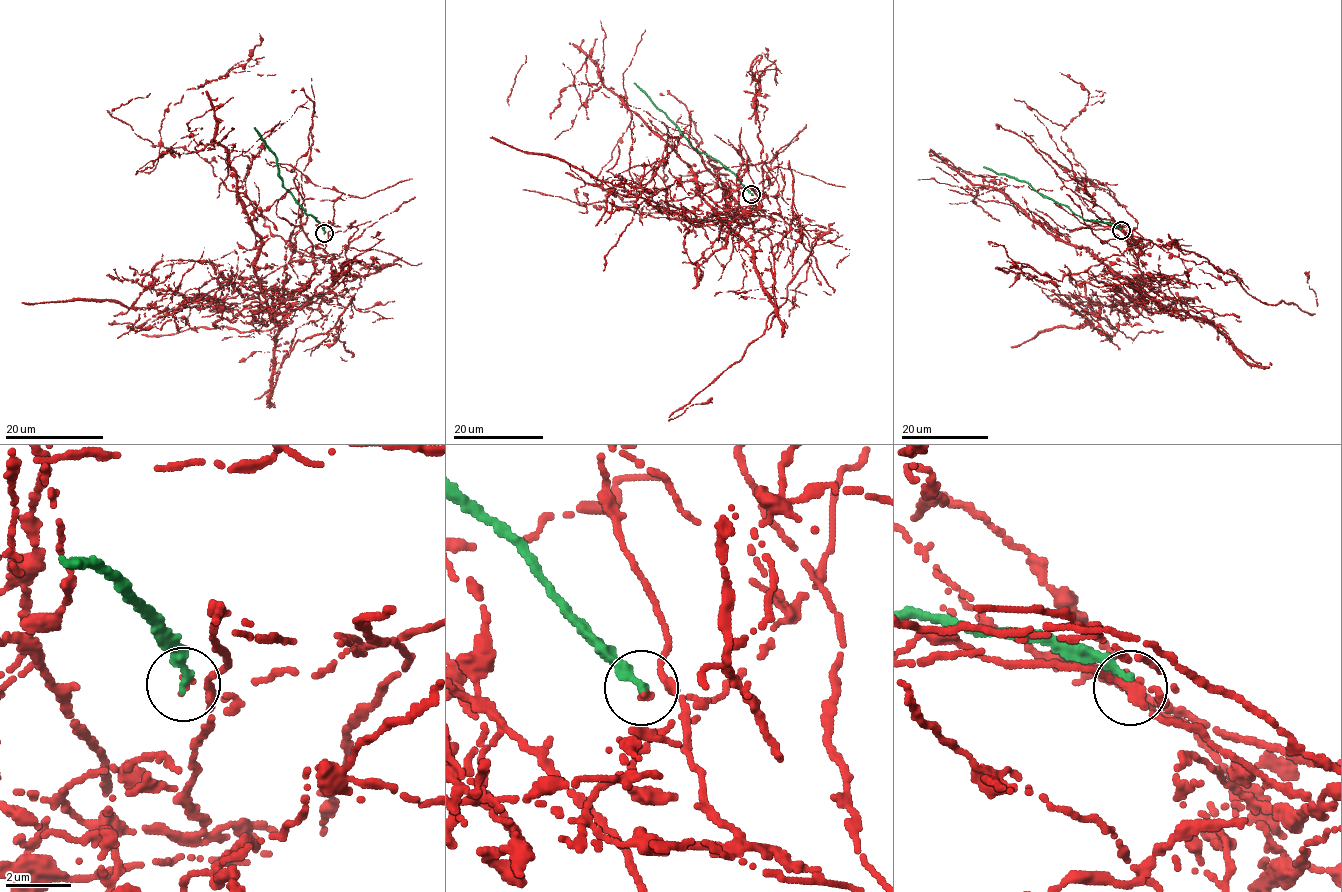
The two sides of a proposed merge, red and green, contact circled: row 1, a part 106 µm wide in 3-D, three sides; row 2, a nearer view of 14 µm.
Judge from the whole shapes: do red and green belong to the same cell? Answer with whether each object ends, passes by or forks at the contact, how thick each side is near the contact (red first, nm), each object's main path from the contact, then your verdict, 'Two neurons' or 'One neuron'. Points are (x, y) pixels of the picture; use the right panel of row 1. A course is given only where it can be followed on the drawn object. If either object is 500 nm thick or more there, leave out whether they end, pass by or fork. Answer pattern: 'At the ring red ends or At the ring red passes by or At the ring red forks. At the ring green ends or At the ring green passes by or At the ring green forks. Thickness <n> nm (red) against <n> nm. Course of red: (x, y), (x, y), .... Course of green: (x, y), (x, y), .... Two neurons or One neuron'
At the ring red forks. At the ring green ends. Thickness 110 nm (red) against 280 nm. Course of red: (1122, 229), (1154, 300), (1112, 290), (1117, 331), (1079, 324), (1088, 300), (1126, 337), (1163, 330). Course of green: (1120, 229), (1107, 222), (1087, 221), (1023, 181), (983, 167). Two neurons

